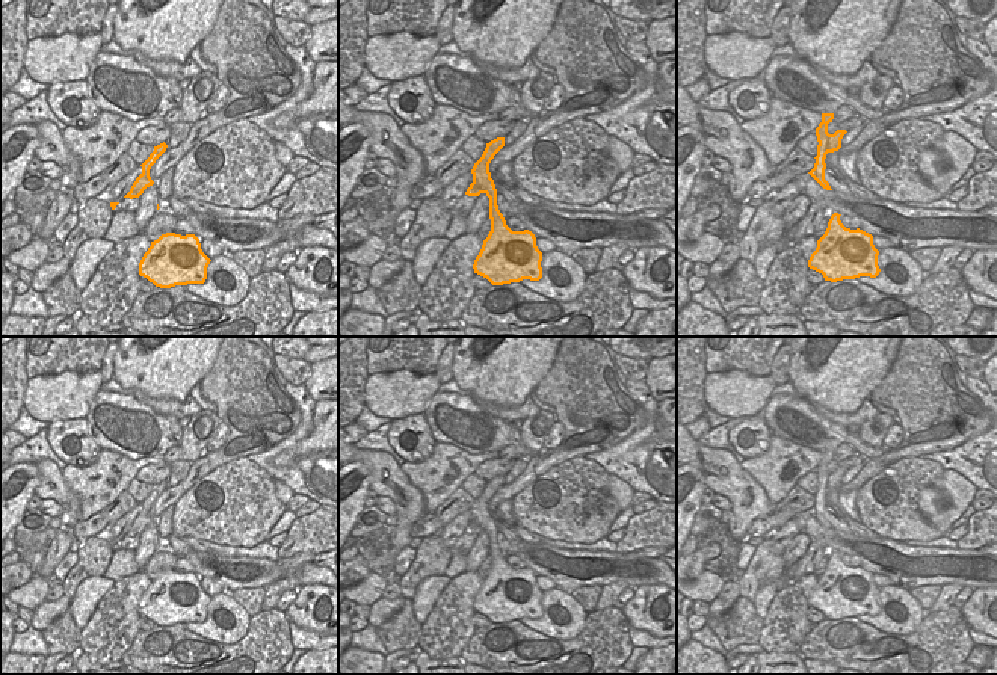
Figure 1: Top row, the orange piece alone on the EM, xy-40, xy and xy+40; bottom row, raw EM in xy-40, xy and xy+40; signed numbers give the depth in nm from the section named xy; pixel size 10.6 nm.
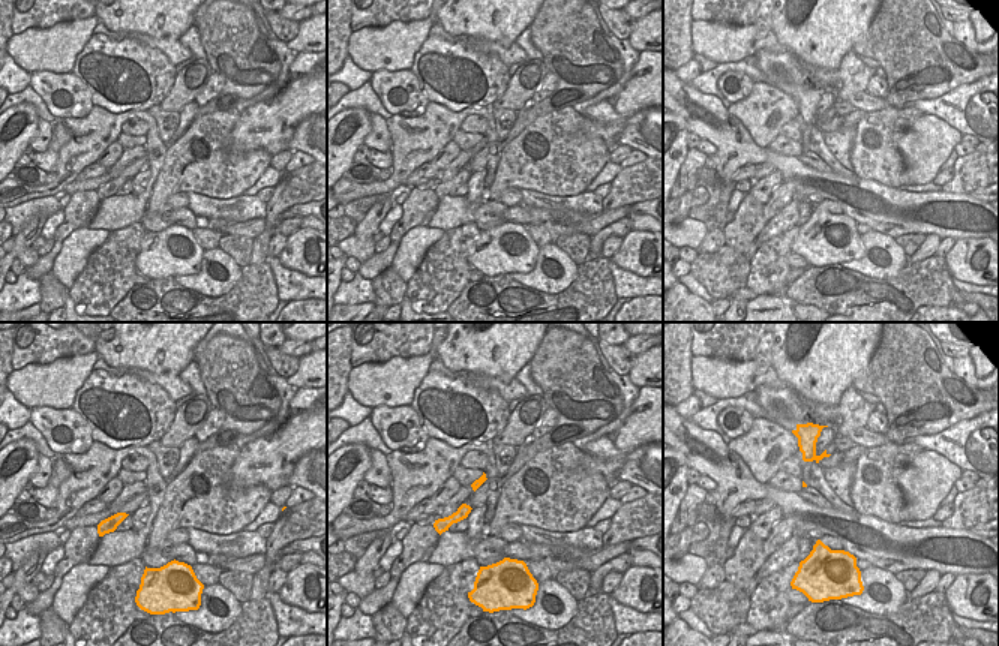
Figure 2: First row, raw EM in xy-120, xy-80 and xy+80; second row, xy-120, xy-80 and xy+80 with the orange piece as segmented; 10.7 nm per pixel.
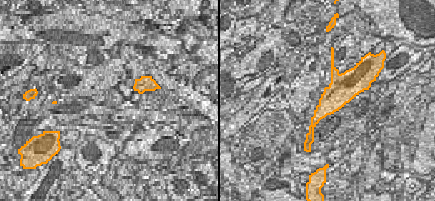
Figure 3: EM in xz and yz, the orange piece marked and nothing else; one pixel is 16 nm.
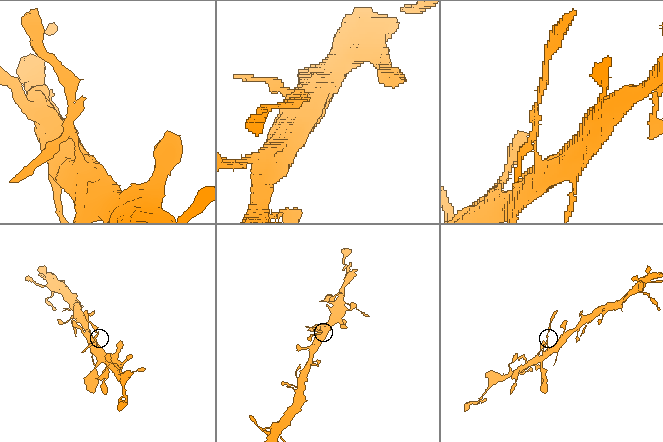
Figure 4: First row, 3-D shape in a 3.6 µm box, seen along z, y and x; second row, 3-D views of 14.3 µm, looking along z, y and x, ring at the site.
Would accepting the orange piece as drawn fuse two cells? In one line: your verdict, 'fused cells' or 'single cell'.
single cell

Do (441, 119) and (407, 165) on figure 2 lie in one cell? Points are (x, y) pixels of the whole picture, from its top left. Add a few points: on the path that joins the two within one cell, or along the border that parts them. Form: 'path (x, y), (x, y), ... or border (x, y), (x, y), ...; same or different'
path (429, 131), (408, 153); same

